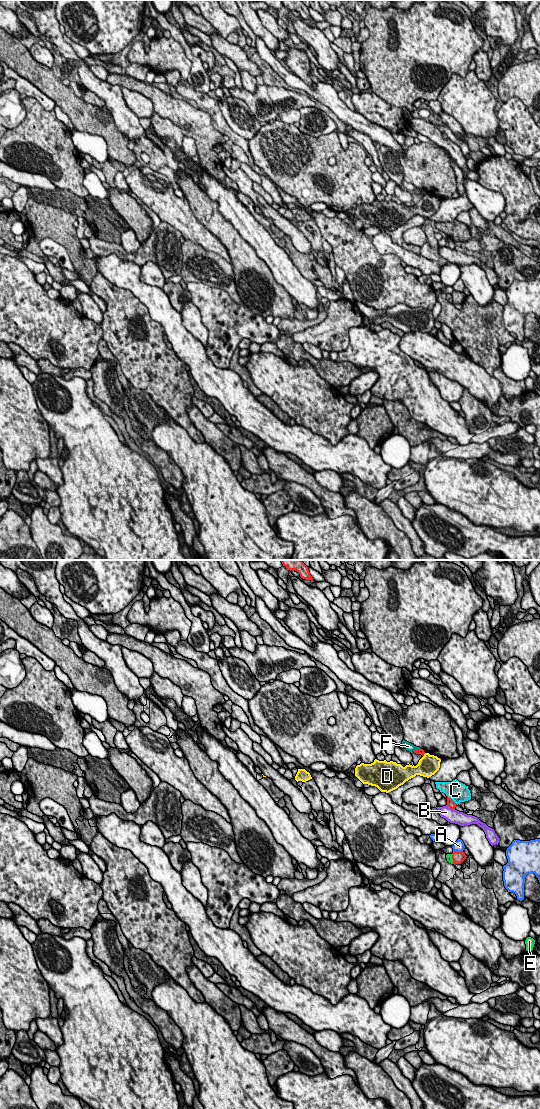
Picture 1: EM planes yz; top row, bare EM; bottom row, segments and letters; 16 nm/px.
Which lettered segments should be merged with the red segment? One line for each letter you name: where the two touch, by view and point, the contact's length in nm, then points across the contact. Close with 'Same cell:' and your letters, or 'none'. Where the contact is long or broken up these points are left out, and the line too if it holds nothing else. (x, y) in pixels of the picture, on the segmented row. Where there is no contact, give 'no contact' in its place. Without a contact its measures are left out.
Same cell: none

